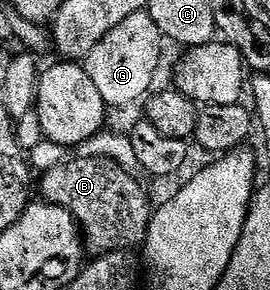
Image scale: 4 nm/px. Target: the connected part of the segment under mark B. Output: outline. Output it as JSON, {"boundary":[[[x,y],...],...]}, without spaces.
{"boundary":[[[69,158],[43,172],[38,179],[39,194],[41,191],[47,202],[66,209],[76,218],[89,256],[139,248],[148,236],[154,210],[143,185],[131,170],[118,166],[113,159],[79,158]]]}

